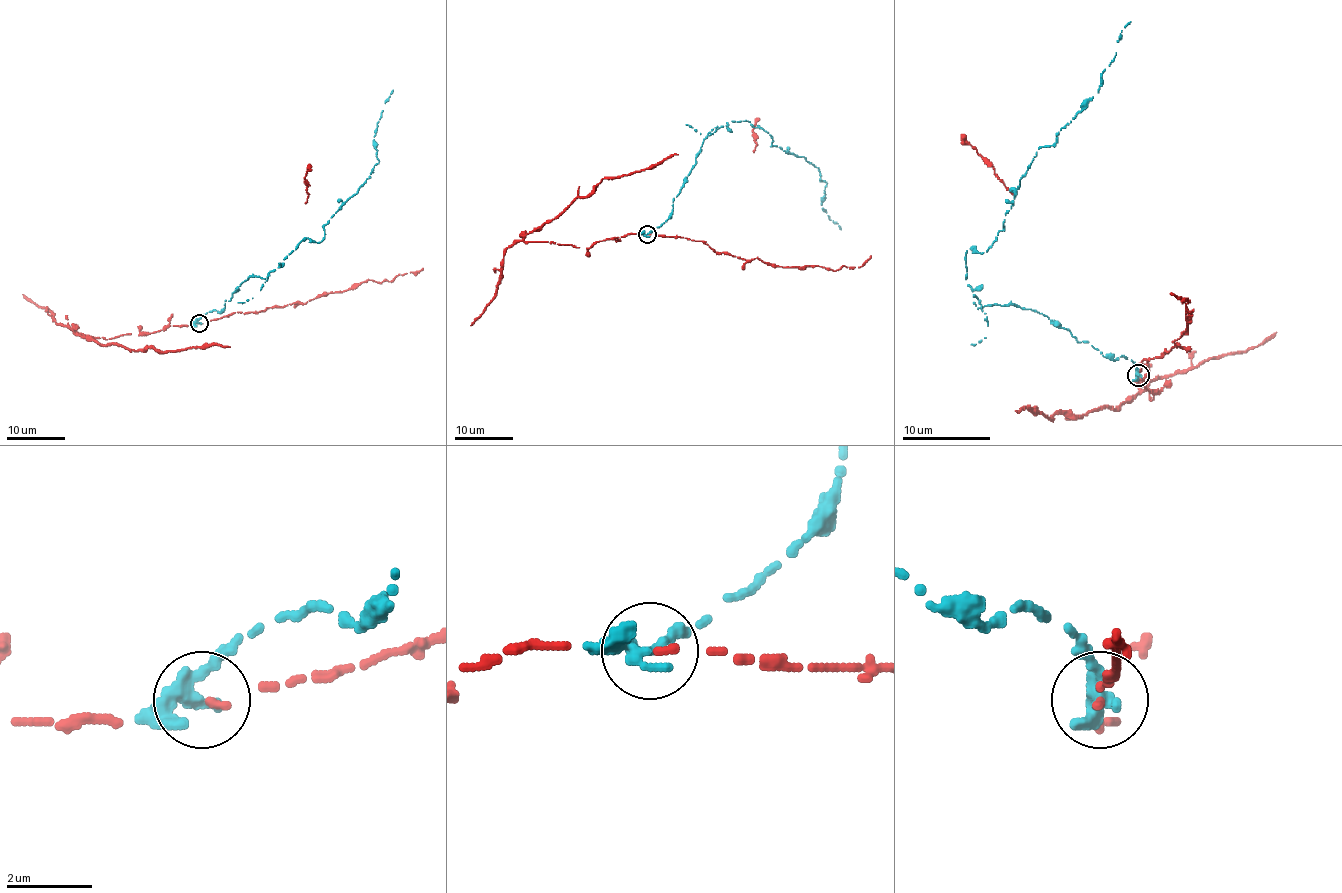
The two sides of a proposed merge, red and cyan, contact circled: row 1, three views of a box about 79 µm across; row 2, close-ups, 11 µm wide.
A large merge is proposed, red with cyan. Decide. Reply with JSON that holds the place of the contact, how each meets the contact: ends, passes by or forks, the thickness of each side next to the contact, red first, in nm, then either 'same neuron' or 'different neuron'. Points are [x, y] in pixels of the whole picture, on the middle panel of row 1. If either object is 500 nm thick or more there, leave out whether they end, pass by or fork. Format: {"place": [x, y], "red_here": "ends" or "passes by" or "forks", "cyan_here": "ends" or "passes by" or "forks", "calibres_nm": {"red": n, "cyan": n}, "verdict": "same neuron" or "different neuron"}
{"place": [647, 234], "red_here": "ends", "cyan_here": "passes by", "calibres_nm": {"red": 140, "cyan": 320}, "verdict": "different neuron"}

